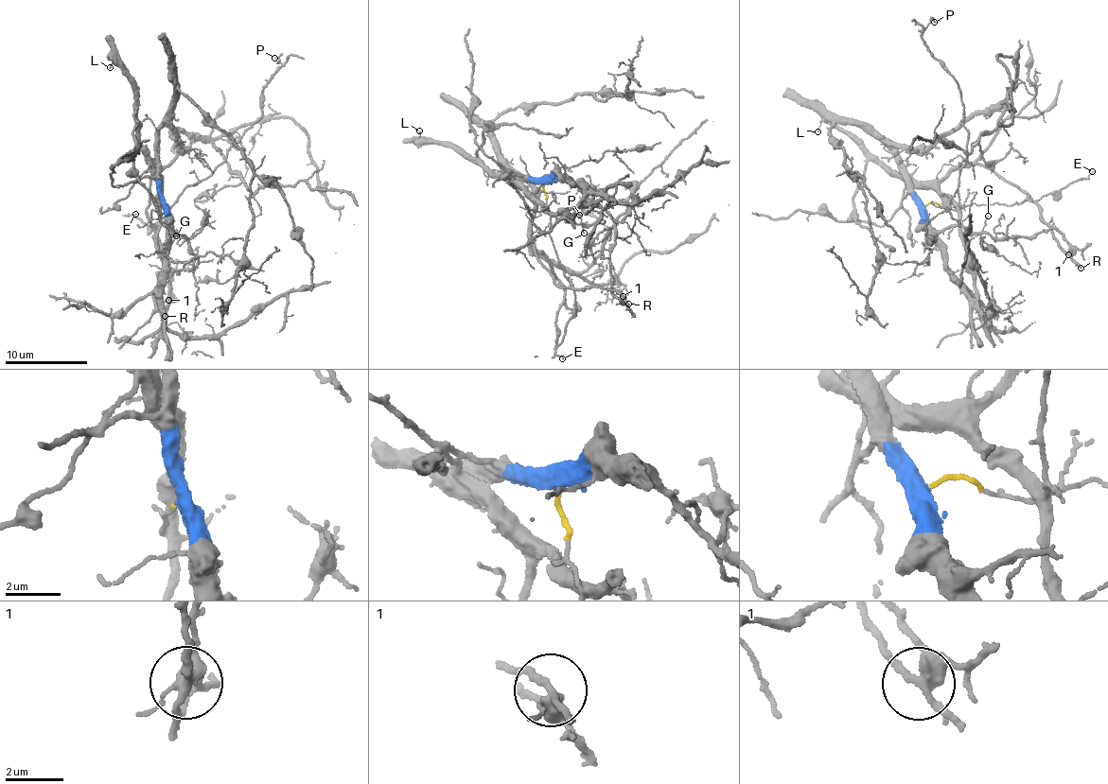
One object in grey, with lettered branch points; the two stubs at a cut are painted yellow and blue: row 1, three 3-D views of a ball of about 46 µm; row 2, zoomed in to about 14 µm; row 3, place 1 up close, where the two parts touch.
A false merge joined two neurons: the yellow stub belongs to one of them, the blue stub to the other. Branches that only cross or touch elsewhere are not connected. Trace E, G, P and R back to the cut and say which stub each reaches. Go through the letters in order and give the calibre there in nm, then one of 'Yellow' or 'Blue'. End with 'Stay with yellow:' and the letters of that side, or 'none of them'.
E: Thickness 90 nm. Yellow
G: Thickness 110 nm. Yellow
P: Thickness 120 nm. Yellow
R: Thickness 240 nm. Yellow
Stay with yellow: E, G, P, R

